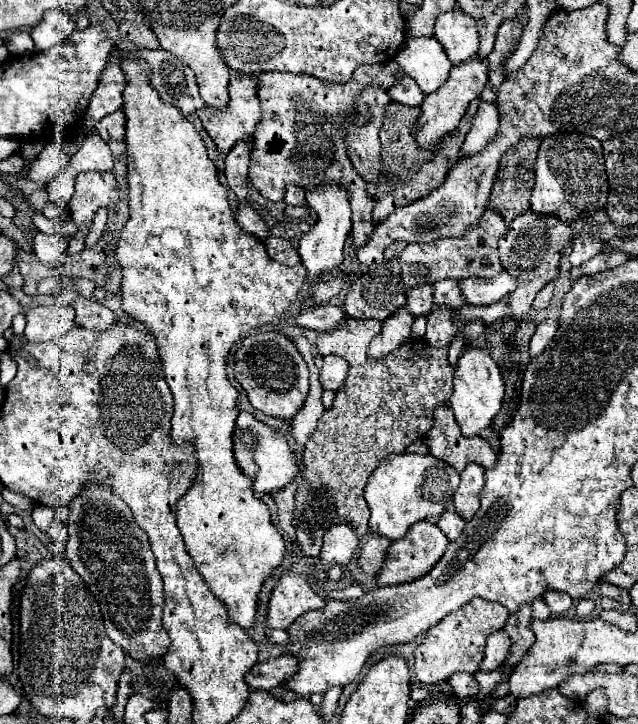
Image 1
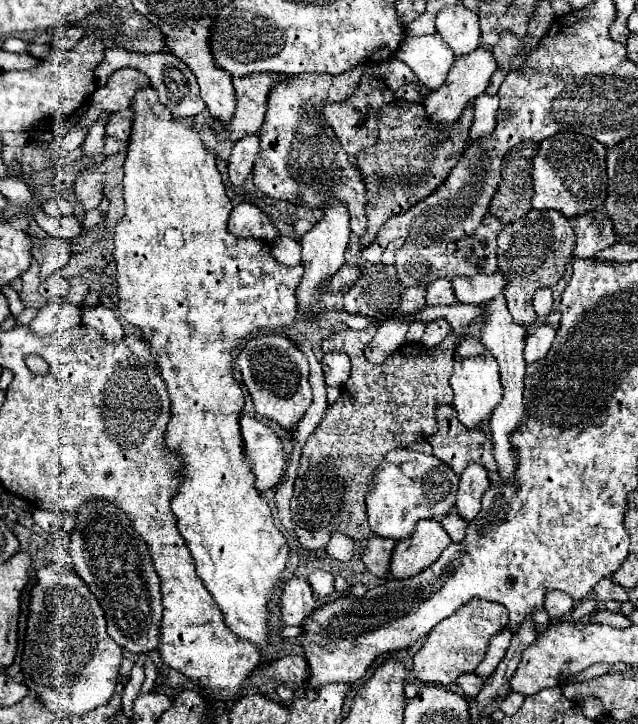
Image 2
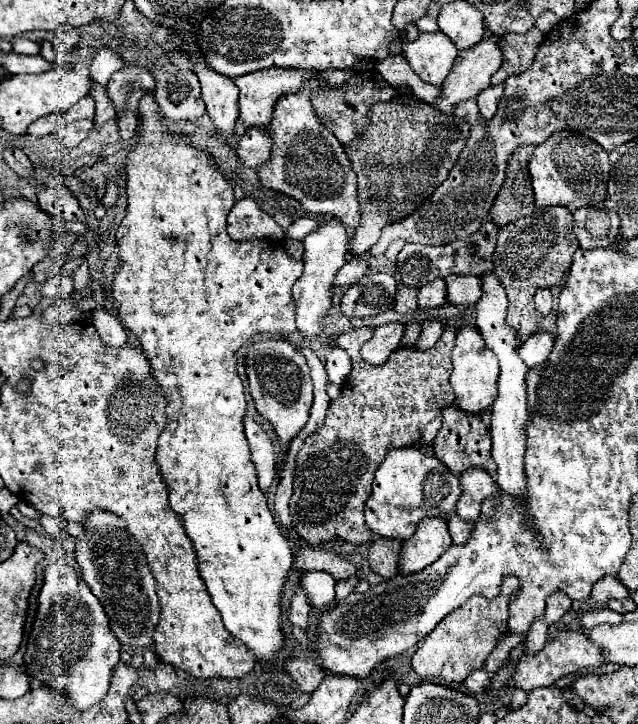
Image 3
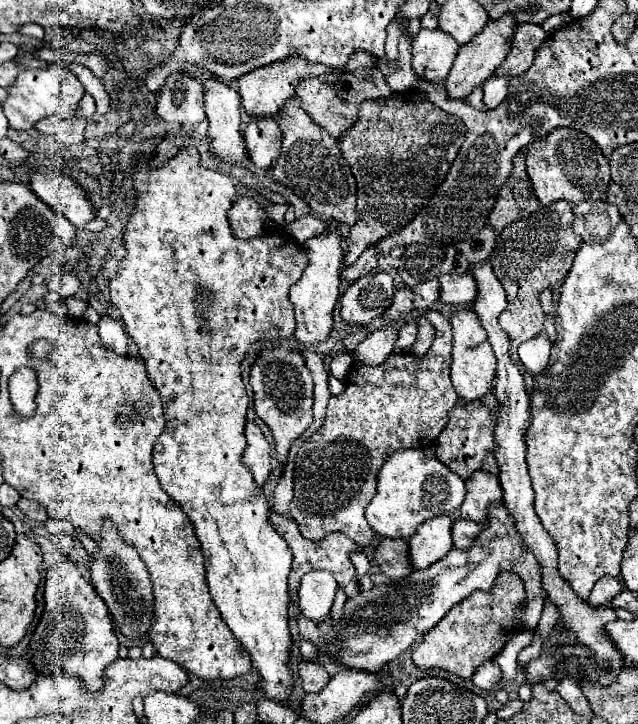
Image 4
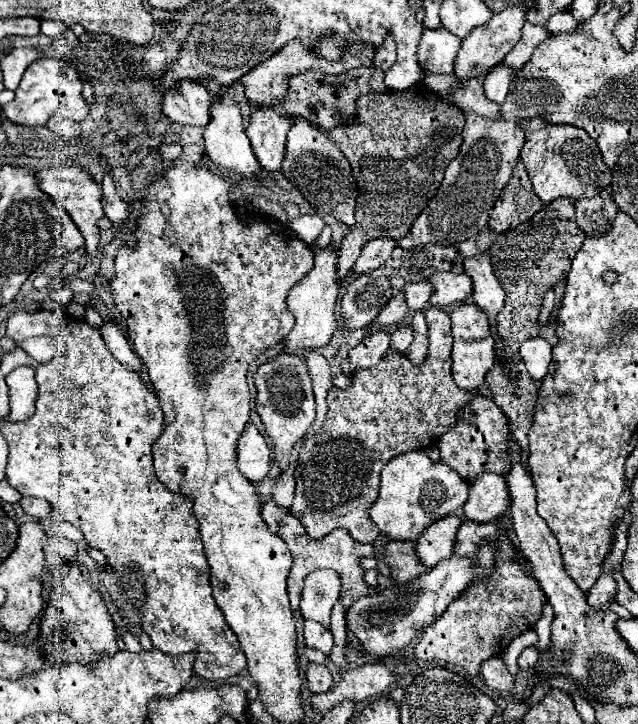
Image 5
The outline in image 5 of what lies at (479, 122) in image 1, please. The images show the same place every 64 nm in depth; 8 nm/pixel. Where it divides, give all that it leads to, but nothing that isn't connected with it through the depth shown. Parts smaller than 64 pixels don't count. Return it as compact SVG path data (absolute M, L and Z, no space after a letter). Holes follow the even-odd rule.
M504 66L492 68L492 72L488 72L484 78L484 94L488 96L488 100L502 104L508 94L508 86L512 78L514 78L514 70L504 68Z

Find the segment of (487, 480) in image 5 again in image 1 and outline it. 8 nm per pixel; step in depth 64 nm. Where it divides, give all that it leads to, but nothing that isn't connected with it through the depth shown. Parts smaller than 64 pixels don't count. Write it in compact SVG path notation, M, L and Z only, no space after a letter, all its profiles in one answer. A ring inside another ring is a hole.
M468 464L460 474L462 482L454 494L454 508L464 518L470 520L480 508L480 490L484 488L484 468L480 464Z

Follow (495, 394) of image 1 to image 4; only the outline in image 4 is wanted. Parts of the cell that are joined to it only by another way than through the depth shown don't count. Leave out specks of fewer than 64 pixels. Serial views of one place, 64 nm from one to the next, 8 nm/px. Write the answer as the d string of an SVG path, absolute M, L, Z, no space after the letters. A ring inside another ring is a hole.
M470 310L458 312L452 320L452 330L454 330L454 346L452 346L452 386L456 394L466 400L466 402L476 402L484 400L488 392L494 388L494 378L496 378L496 358L492 352L492 346L488 344L486 332L480 326L478 318Z

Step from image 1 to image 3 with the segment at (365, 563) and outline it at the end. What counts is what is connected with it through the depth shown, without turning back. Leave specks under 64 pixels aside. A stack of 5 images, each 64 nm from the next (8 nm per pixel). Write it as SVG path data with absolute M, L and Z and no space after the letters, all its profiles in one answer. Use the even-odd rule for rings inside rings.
M376 538L368 548L368 562L372 572L380 574L382 578L398 576L398 554L400 554L400 540Z

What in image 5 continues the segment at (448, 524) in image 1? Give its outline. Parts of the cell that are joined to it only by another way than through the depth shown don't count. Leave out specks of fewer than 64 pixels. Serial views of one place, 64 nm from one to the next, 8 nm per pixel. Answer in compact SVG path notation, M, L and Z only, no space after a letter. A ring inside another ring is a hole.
M464 520L456 534L456 556L476 556L482 540L498 540L496 568L492 576L488 580L472 584L464 592L464 596L456 598L440 616L440 620L424 628L422 638L414 648L414 656L418 660L438 660L444 664L456 664L470 676L476 676L480 672L480 664L484 660L502 654L504 648L512 642L512 638L520 636L528 628L534 628L546 602L540 584L524 574L524 566L520 562L512 560L516 546L506 536L506 532L496 526L496 522L478 524L472 520Z

